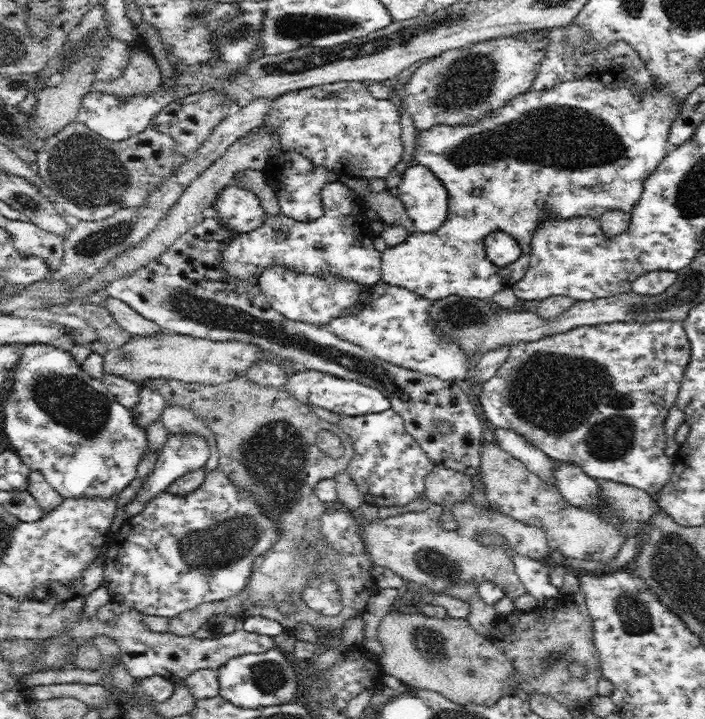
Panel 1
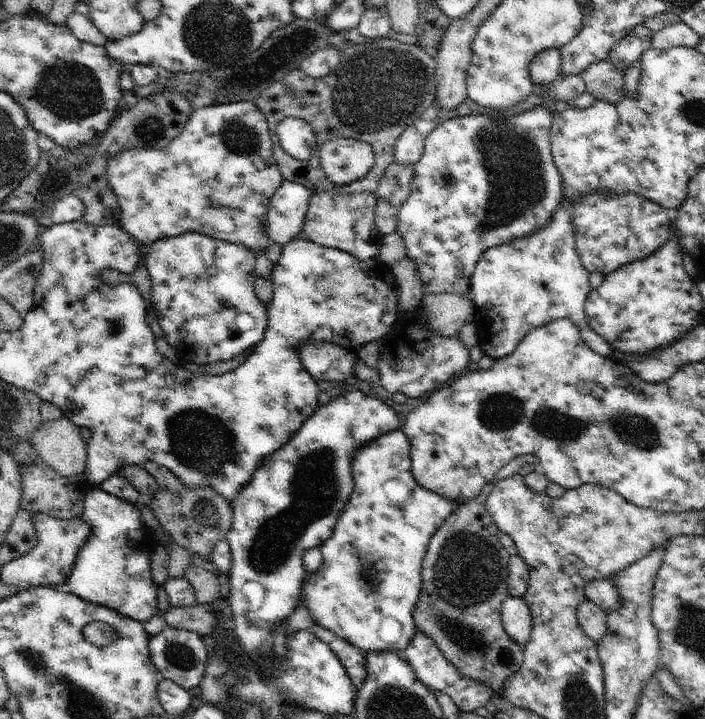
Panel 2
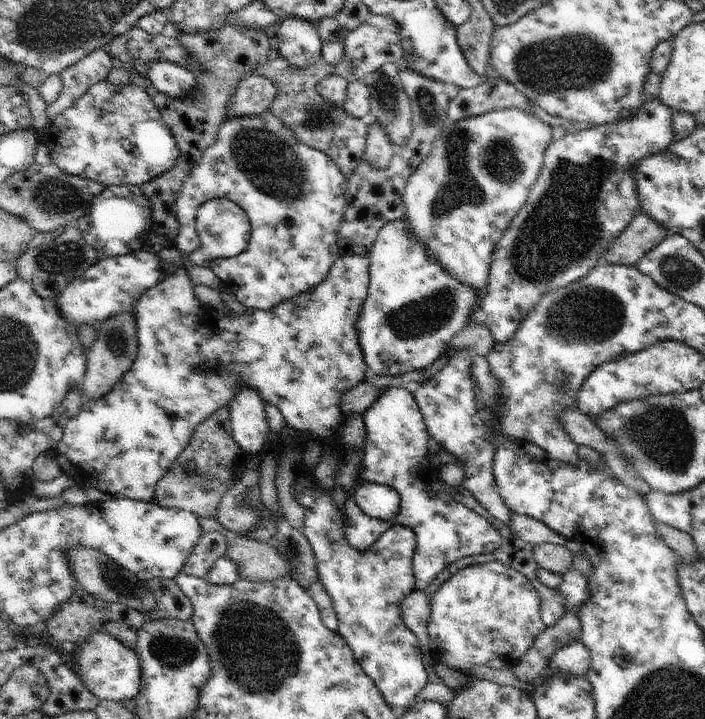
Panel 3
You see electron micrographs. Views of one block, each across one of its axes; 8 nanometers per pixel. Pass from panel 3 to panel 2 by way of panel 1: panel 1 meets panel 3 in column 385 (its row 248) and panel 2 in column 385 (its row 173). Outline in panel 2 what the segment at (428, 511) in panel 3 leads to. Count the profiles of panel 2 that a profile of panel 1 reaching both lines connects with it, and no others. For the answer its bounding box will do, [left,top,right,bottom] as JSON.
[301,429,460,654]

